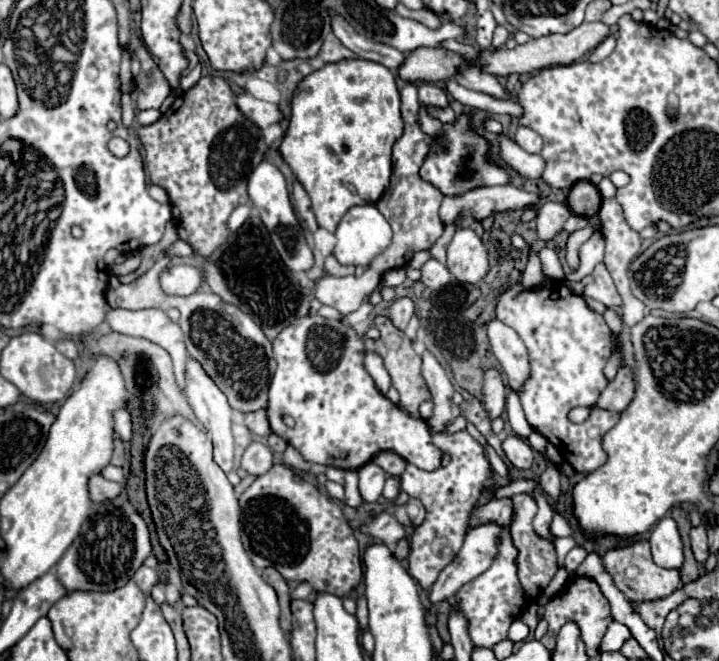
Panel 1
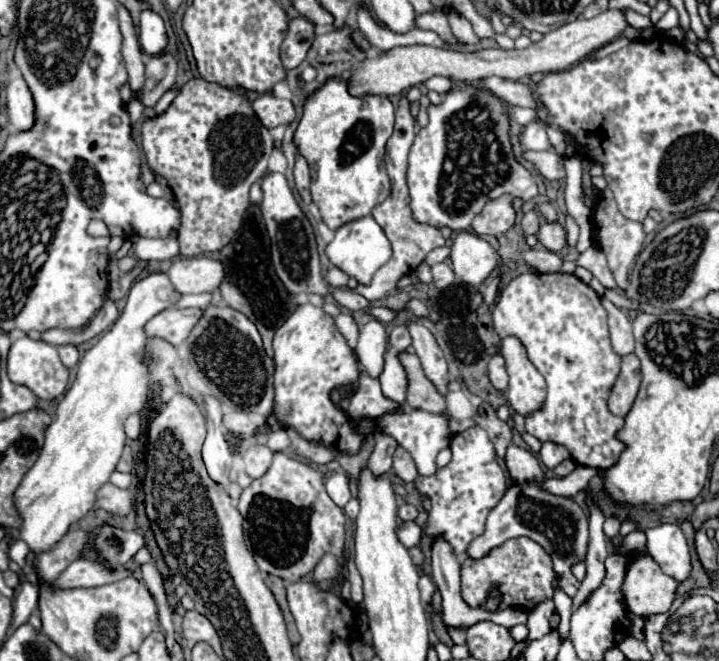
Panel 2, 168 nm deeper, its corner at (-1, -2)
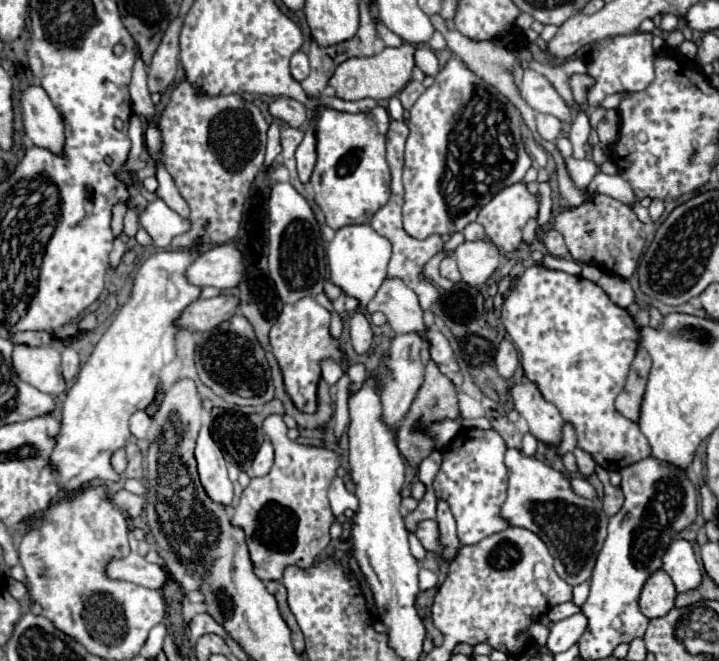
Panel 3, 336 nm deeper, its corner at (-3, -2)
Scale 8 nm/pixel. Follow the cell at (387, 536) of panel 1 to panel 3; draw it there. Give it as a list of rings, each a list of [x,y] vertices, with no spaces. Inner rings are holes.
[[[435,519],[421,521],[415,535],[419,537],[419,541],[423,543],[423,547],[425,547],[427,551],[437,553],[437,551],[443,549],[443,545],[439,543],[439,527],[437,527],[437,521],[435,521]]]

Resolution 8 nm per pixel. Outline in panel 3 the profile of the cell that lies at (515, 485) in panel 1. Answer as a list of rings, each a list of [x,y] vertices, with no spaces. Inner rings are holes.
[[[571,475],[569,481],[571,481],[571,487],[573,487],[573,491],[575,491],[577,495],[587,497],[587,499],[595,499],[595,497],[597,497],[595,487],[593,487],[587,479],[583,479],[583,477],[579,477],[579,475]]]

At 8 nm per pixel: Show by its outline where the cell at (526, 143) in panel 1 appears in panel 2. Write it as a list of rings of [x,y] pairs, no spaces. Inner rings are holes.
[[[529,123],[523,133],[521,133],[521,143],[525,145],[525,149],[531,149],[531,151],[545,151],[549,149],[549,139],[547,139],[547,133],[541,125],[537,123]]]

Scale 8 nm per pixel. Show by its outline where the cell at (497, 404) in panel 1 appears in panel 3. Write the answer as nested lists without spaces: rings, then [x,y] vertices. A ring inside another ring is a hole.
[[[507,339],[501,341],[499,351],[497,351],[497,357],[495,357],[495,363],[497,363],[497,369],[499,369],[501,377],[511,379],[511,375],[515,373],[517,363],[519,363],[519,359],[517,359],[517,351],[515,351],[515,347],[513,347],[511,341],[507,341]]]

